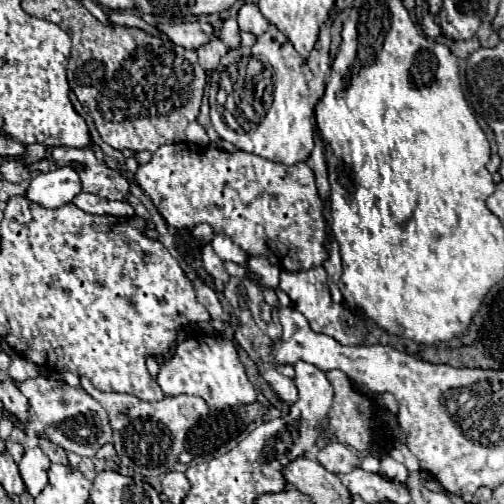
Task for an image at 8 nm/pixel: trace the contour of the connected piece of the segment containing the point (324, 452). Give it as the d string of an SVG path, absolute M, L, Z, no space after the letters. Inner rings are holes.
M339 442L325 444L319 450L317 460L329 472L335 472L335 474L345 474L345 472L351 472L351 470L361 466L361 458L353 450L349 450L345 444L339 444Z

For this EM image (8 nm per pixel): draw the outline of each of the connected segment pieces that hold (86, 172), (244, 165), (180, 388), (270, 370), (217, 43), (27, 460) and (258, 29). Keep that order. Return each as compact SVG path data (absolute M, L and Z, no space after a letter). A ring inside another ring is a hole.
M53 148L49 150L49 158L55 160L59 166L79 162L83 192L93 192L107 200L127 200L129 182L117 170L111 170L109 166L99 162L91 148Z
M177 142L169 146L159 146L153 152L151 162L139 166L139 170L135 172L135 180L143 188L143 192L153 200L159 214L173 228L193 228L197 224L209 224L215 234L231 238L247 256L265 256L271 264L287 272L299 272L309 270L311 266L321 266L329 256L325 248L325 206L317 194L315 174L305 162L285 166L243 150L227 152L213 146Z
M199 336L199 340L189 338L177 344L173 354L165 362L161 362L157 384L169 396L179 396L179 394L201 396L215 410L223 410L227 406L253 404L257 400L257 390L249 382L233 342L221 336Z
M267 366L267 368L265 368L263 378L265 378L265 382L277 392L277 396L279 396L281 400L285 400L285 402L289 402L289 404L293 404L293 402L299 400L299 392L297 392L295 382L293 382L291 378L279 374L273 366Z
M213 40L205 46L201 46L197 50L199 54L199 64L203 66L203 70L215 70L219 66L219 60L227 54L227 46L221 42L221 40Z
M41 448L25 450L25 454L23 454L21 462L19 462L19 470L21 470L21 478L23 478L25 486L27 486L27 492L31 496L37 496L47 486L49 466L51 466L51 462L41 452Z
M243 4L239 10L239 28L241 32L251 32L259 36L269 28L269 22L263 18L255 4Z

